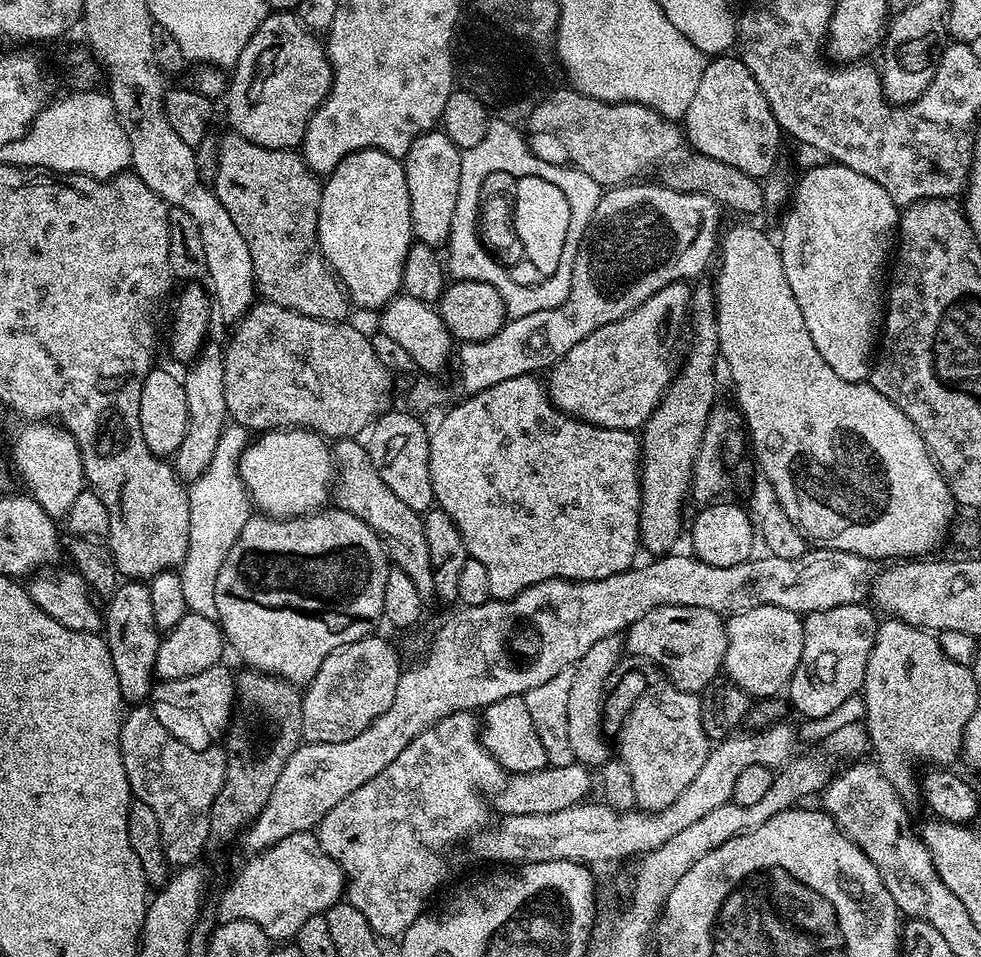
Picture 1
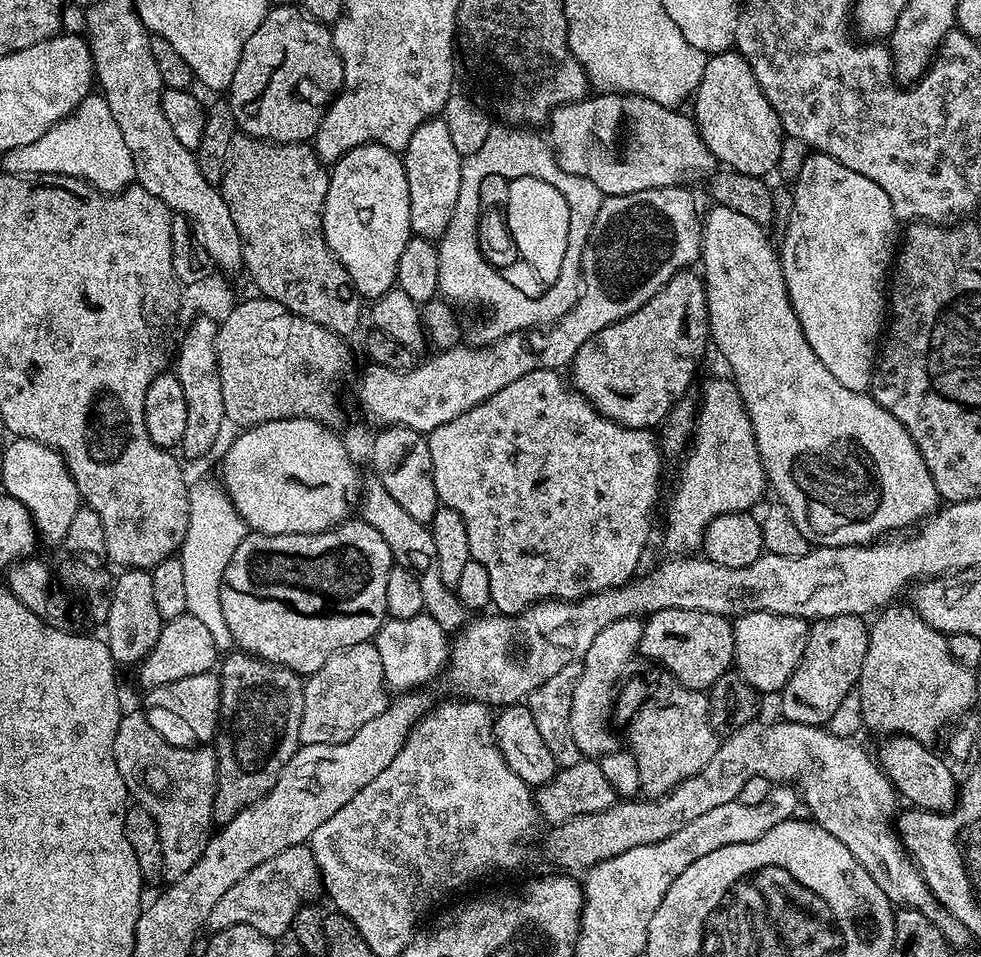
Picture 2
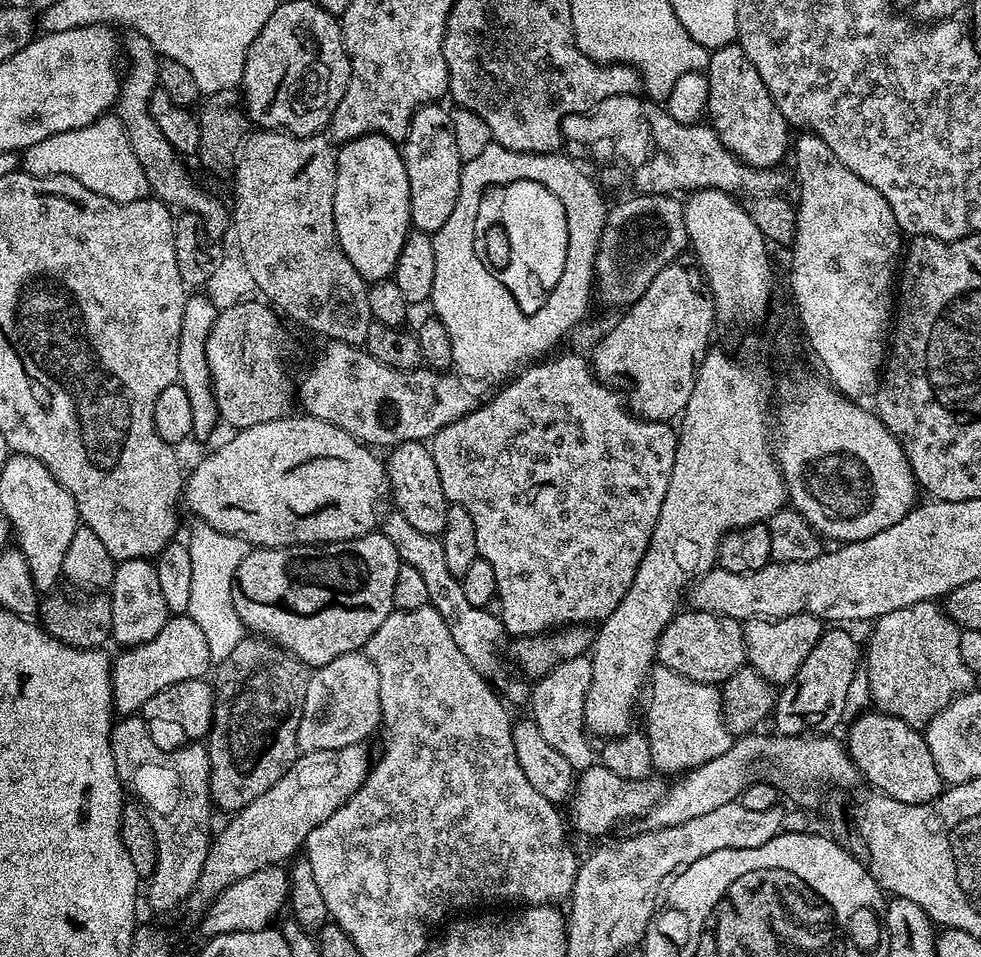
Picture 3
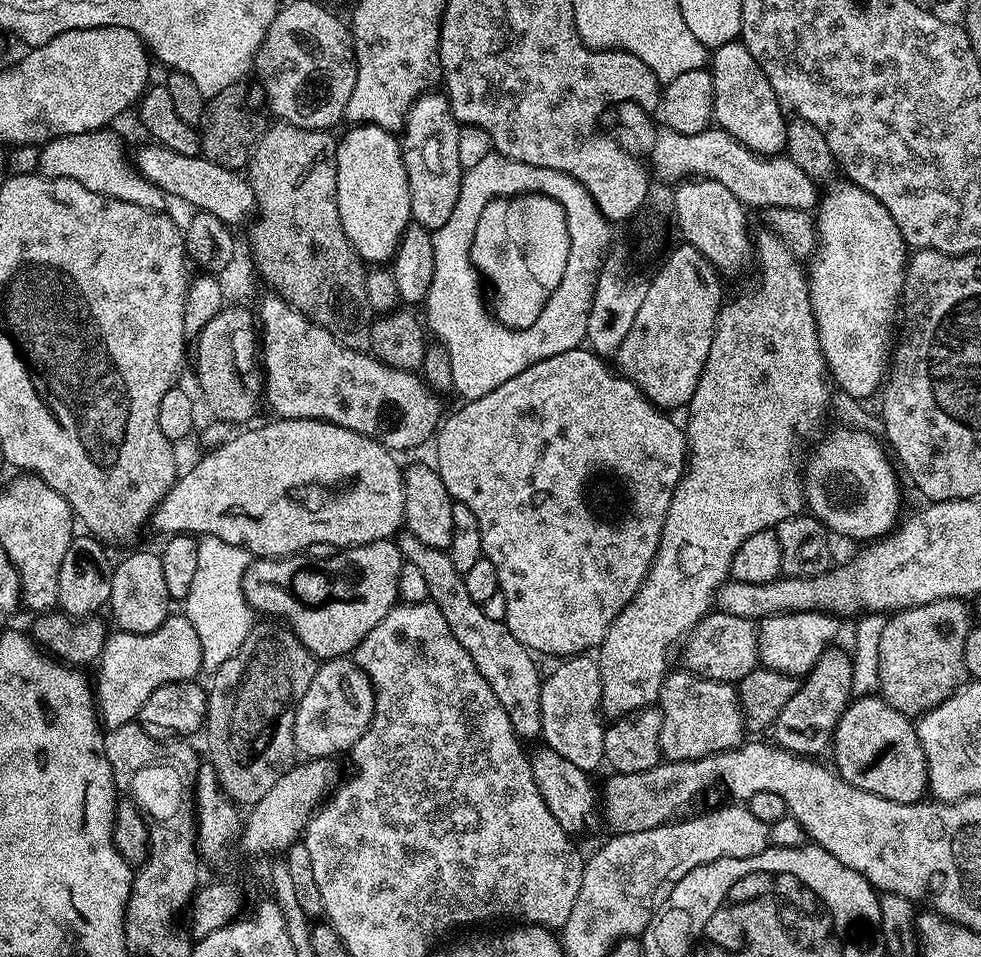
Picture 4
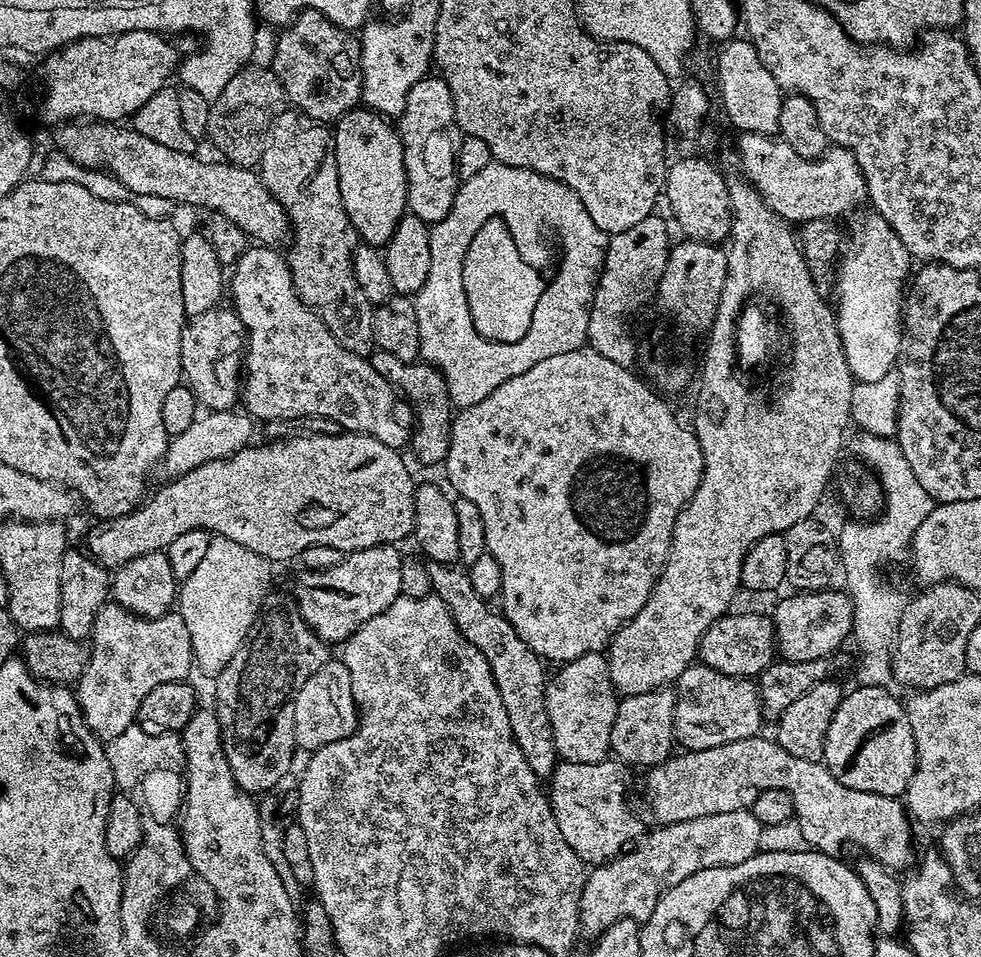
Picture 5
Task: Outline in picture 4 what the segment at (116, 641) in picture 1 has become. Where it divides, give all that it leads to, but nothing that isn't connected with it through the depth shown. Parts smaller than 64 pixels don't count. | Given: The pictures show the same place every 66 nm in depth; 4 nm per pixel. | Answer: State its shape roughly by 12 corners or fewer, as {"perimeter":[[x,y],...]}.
{"perimeter":[[132,552],[111,569],[111,623],[140,636],[170,615],[162,562]]}

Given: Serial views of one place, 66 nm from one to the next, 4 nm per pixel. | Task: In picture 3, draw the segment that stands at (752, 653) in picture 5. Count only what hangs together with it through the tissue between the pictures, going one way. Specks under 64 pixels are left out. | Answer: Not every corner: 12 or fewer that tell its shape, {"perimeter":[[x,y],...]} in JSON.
{"perimeter":[[677,611],[656,660],[723,685],[745,667],[744,624]]}

